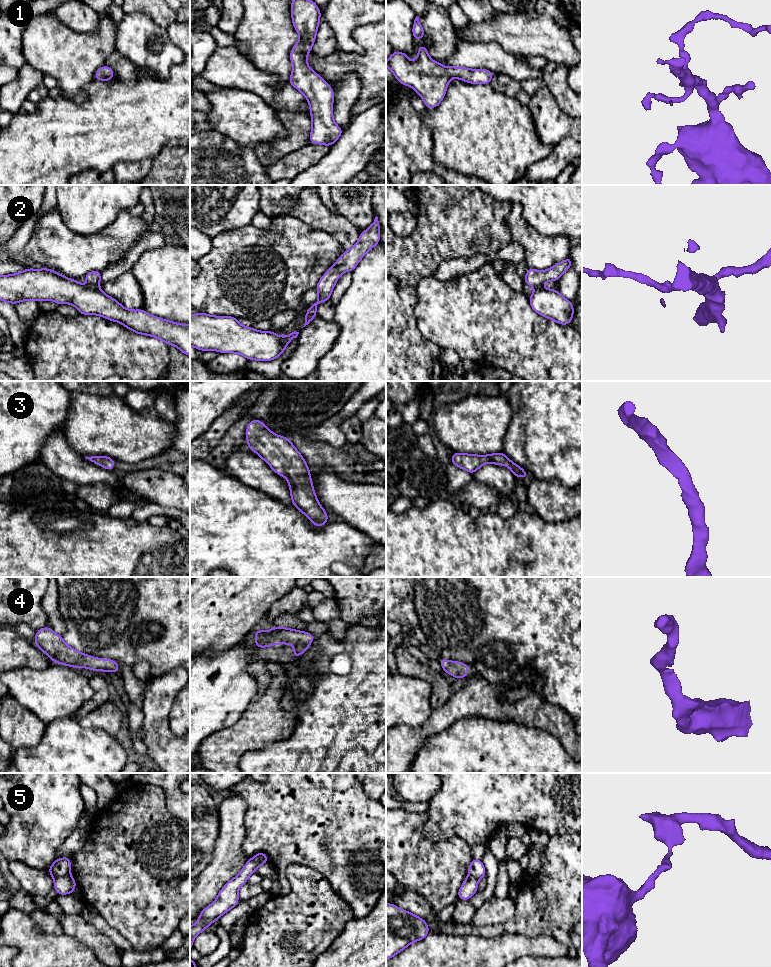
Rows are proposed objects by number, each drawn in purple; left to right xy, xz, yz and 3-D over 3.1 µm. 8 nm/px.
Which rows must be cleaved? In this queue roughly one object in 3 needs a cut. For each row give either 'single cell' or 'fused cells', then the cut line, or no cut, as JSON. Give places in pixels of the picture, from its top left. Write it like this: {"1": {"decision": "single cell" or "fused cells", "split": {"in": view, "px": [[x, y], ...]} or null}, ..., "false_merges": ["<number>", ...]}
{"1": {"decision": "single cell", "split": null}, "2": {"decision": "fused cells", "split": {"in": "xy", "px": [[90, 285], [96, 288]]}}, "3": {"decision": "single cell", "split": null}, "4": {"decision": "single cell", "split": null}, "5": {"decision": "fused cells", "split": {"in": "xy", "px": [[69, 874], [57, 877], [54, 880]]}}, "false_merges": ["2", "5"]}

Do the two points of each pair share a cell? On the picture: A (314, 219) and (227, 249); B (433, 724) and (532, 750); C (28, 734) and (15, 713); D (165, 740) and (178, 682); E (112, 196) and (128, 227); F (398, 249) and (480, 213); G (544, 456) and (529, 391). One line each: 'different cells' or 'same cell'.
A: different cells
B: different cells
C: same cell
D: same cell
E: different cells
F: same cell
G: same cell

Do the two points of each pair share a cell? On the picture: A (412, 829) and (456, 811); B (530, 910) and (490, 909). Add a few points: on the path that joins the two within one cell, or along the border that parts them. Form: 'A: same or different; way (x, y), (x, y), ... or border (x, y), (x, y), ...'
A: different; border (425, 812), (423, 834), (431, 840), (440, 841)
B: different; border (514, 901), (514, 917), (511, 920)

